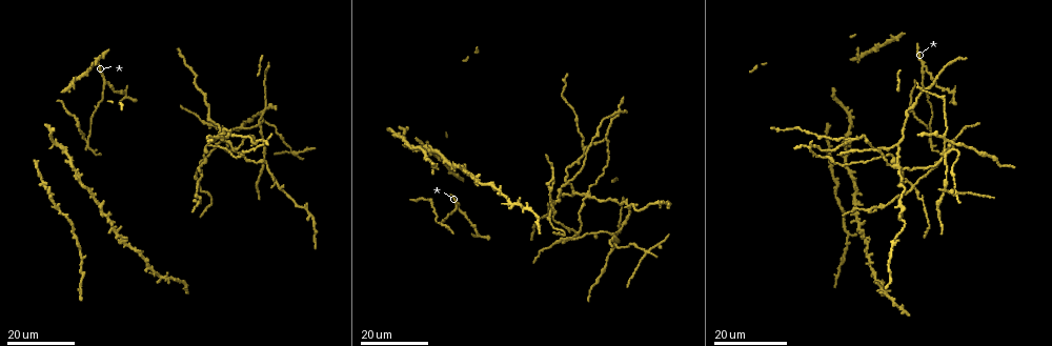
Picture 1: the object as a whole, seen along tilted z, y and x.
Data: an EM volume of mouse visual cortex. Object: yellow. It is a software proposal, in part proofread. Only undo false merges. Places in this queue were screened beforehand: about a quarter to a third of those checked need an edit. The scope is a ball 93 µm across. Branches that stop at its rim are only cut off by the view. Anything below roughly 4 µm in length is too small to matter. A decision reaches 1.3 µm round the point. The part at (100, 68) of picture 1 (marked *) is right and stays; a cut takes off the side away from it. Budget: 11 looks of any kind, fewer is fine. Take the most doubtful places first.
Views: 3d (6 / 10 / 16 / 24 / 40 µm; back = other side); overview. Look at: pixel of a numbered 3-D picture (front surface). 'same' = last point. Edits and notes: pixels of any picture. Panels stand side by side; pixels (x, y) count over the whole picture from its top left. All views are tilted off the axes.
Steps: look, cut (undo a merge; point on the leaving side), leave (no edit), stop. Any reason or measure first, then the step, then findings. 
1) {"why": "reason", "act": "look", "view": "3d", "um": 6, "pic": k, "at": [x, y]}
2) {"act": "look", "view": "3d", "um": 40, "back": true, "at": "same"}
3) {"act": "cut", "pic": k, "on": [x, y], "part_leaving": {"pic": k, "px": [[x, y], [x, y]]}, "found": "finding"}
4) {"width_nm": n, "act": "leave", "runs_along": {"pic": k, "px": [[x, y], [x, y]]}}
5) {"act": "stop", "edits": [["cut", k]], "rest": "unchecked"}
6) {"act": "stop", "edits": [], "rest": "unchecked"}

{"why": "three-way junction", "act": "look", "view": "3d", "um": 24, "pic": 1, "at": [88, 142]}

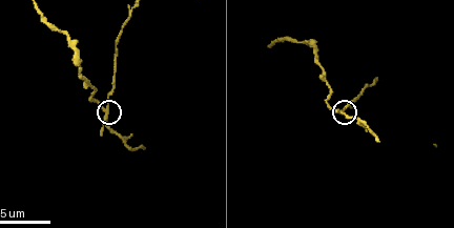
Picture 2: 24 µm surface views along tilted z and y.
{"act": "look", "view": "3d", "um": 10, "pic": 2, "at": [103, 110]}

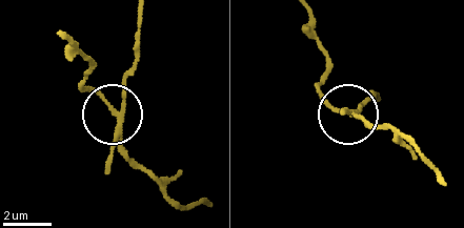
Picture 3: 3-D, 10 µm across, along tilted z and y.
{"width_nm": 160, "act": "cut", "pic": 3, "on": [129, 159], "part_leaving": {"pic": 3, "px": [[116, 126], [111, 110], [86, 88], [89, 65], [72, 39]]}, "found": "two neurons meet here"}

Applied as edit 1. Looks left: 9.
{"act": "look", "view": "3d", "um": 16, "pic": 1, "at": [233, 147]}

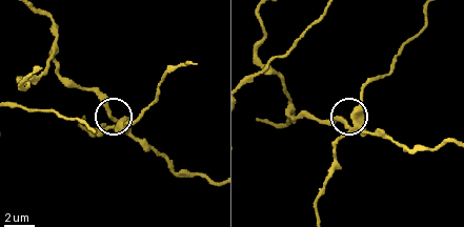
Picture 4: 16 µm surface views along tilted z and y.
{"act": "look", "view": "3d", "um": 10, "pic": 4, "at": [114, 120]}

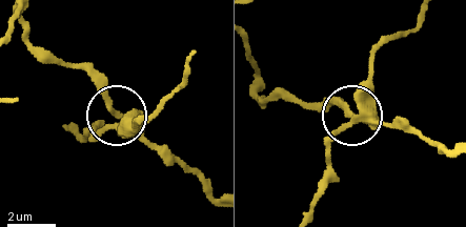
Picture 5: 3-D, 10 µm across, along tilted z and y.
{"act": "cut", "pic": 5, "on": [130, 129], "part_leaving": {"pic": 5, "px": [[368, 119], [352, 121], [330, 145], [328, 174], [312, 212]]}, "found": "a second neuron is stuck on"}

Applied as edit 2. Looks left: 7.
{"why": "see it whole again", "act": "look", "view": "overview"}

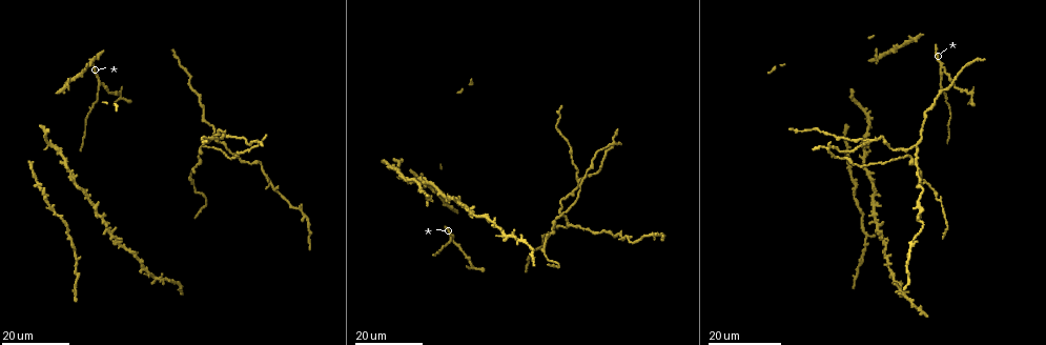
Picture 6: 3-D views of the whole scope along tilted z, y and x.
{"why": "four arms meet", "act": "look", "view": "3d", "um": 24, "pic": 6, "at": [828, 148]}

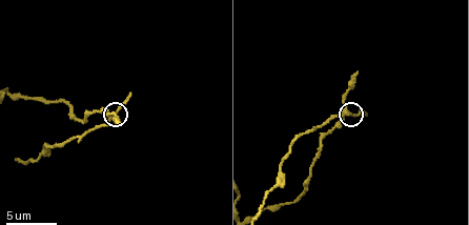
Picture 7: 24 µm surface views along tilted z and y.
{"act": "look", "view": "3d", "um": 10, "pic": 7, "at": [346, 112]}

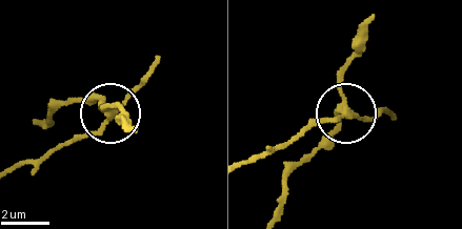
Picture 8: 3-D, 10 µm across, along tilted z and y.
{"width_nm": 250, "act": "cut", "pic": 8, "on": [86, 134], "part_leaving": {"pic": 8, "px": [[116, 112], [94, 131], [9, 166]]}, "found": "two neurons meet here"}

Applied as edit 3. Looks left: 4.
{"why": "redraw", "act": "look", "view": "overview"}

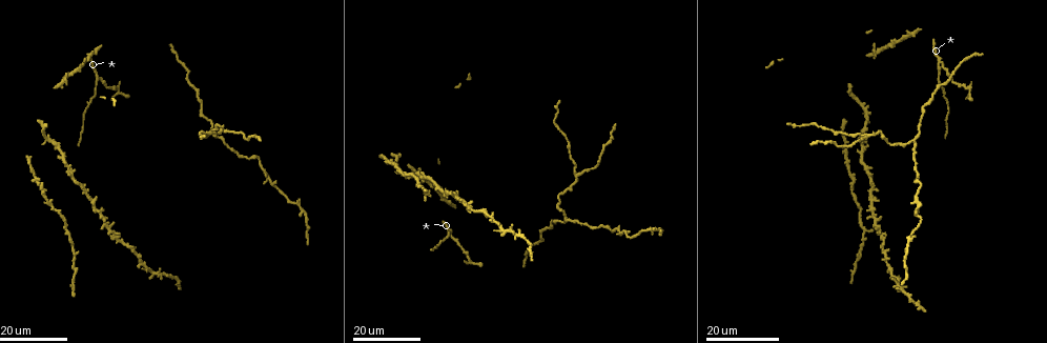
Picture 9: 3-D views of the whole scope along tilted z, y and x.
{"act": "look", "view": "3d", "um": 16, "pic": 9, "at": [575, 174]}

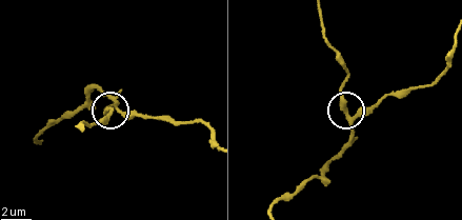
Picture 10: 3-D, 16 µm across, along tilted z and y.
{"act": "look", "view": "3d", "um": 10, "pic": 10, "at": [116, 108]}

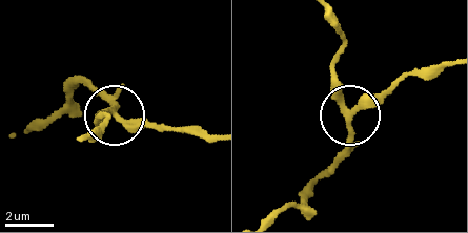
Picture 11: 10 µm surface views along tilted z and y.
{"arms": 3, "act": "leave", "runs_along": {"pic": 11, "px": [[38, 127], [80, 83], [121, 118], [161, 124]]}, "found": "one neuron here"}

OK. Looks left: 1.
{"why": "three-way junction", "act": "look", "view": "3d", "um": 10, "pic": 2, "at": [374, 84]}

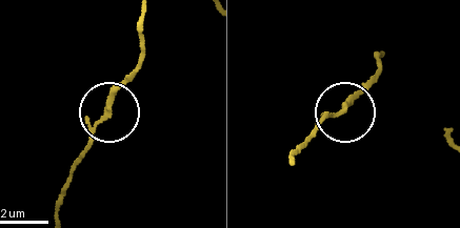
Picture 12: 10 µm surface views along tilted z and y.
{"act": "leave", "runs_along": {"pic": 12, "px": [[144, 16], [140, 67], [117, 94], [80, 159]]}, "found": "continuous, no second neuron"}

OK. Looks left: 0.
{"act": "stop", "edits": [["cut", 3], ["cut", 5], ["cut", 8]], "rest": "unchecked"}

